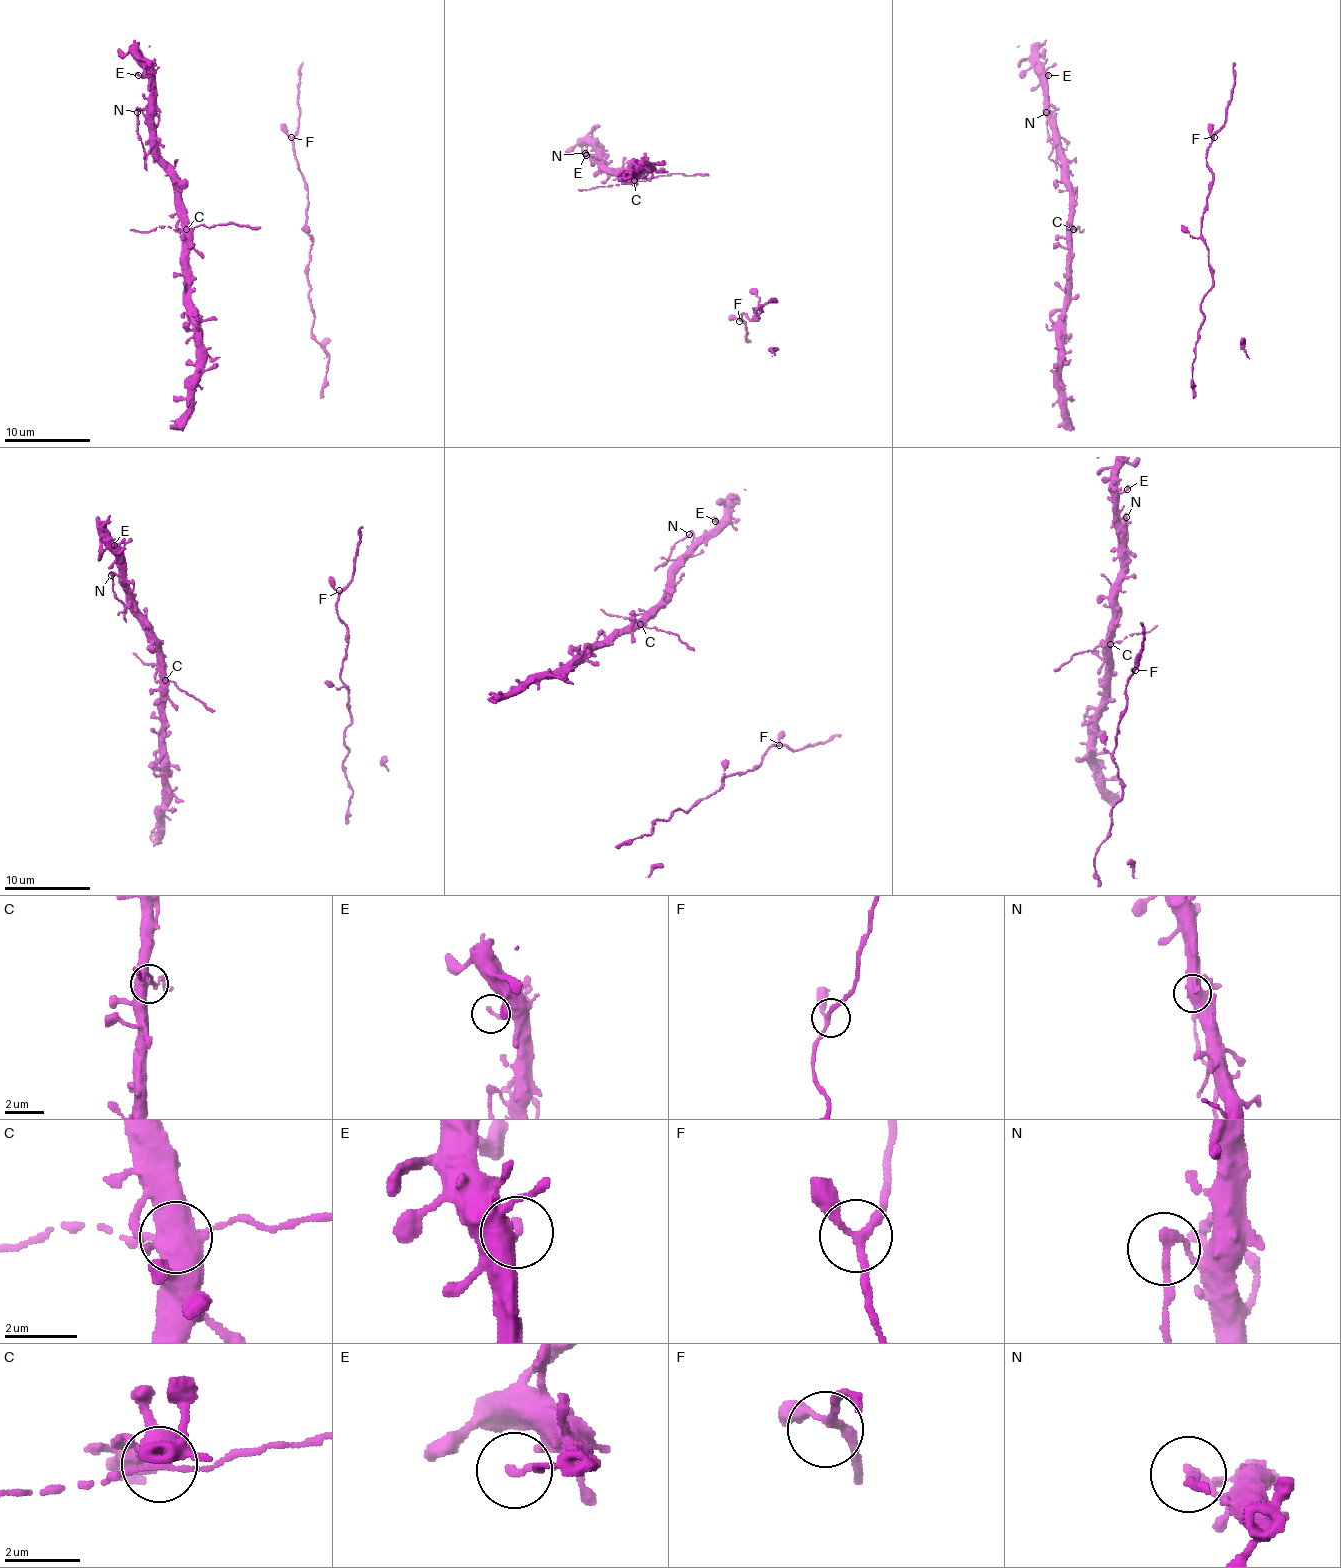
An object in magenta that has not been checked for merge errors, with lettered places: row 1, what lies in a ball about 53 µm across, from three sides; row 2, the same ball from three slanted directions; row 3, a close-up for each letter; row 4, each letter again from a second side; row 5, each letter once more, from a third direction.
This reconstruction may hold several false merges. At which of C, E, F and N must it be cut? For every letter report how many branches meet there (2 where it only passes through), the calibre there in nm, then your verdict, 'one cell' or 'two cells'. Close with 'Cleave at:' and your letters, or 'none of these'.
C: branches 5; calibre 480 nm; two cells
E: branches 1; calibre 200 nm; one cell
F: branches 3; calibre 200 nm; one cell
N: branches 2; calibre 240 nm; two cells
Cleave at: C, N

